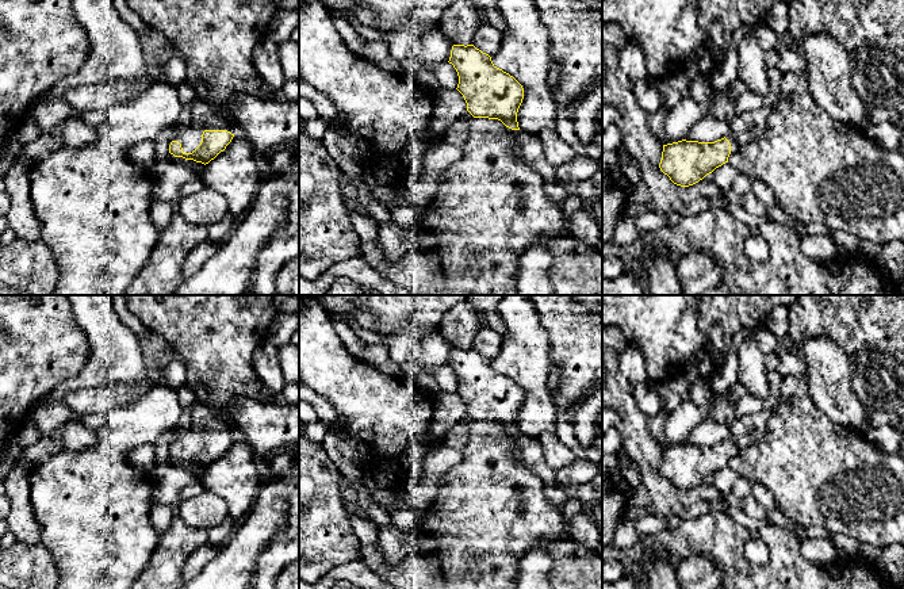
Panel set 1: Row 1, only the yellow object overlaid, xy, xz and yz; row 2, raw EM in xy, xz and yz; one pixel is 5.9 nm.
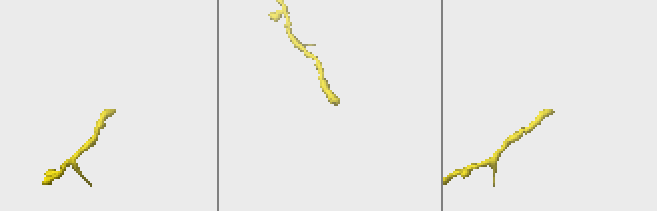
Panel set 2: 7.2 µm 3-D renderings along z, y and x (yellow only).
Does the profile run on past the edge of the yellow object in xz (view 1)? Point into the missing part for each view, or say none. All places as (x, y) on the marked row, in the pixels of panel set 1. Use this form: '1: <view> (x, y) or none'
1: none

